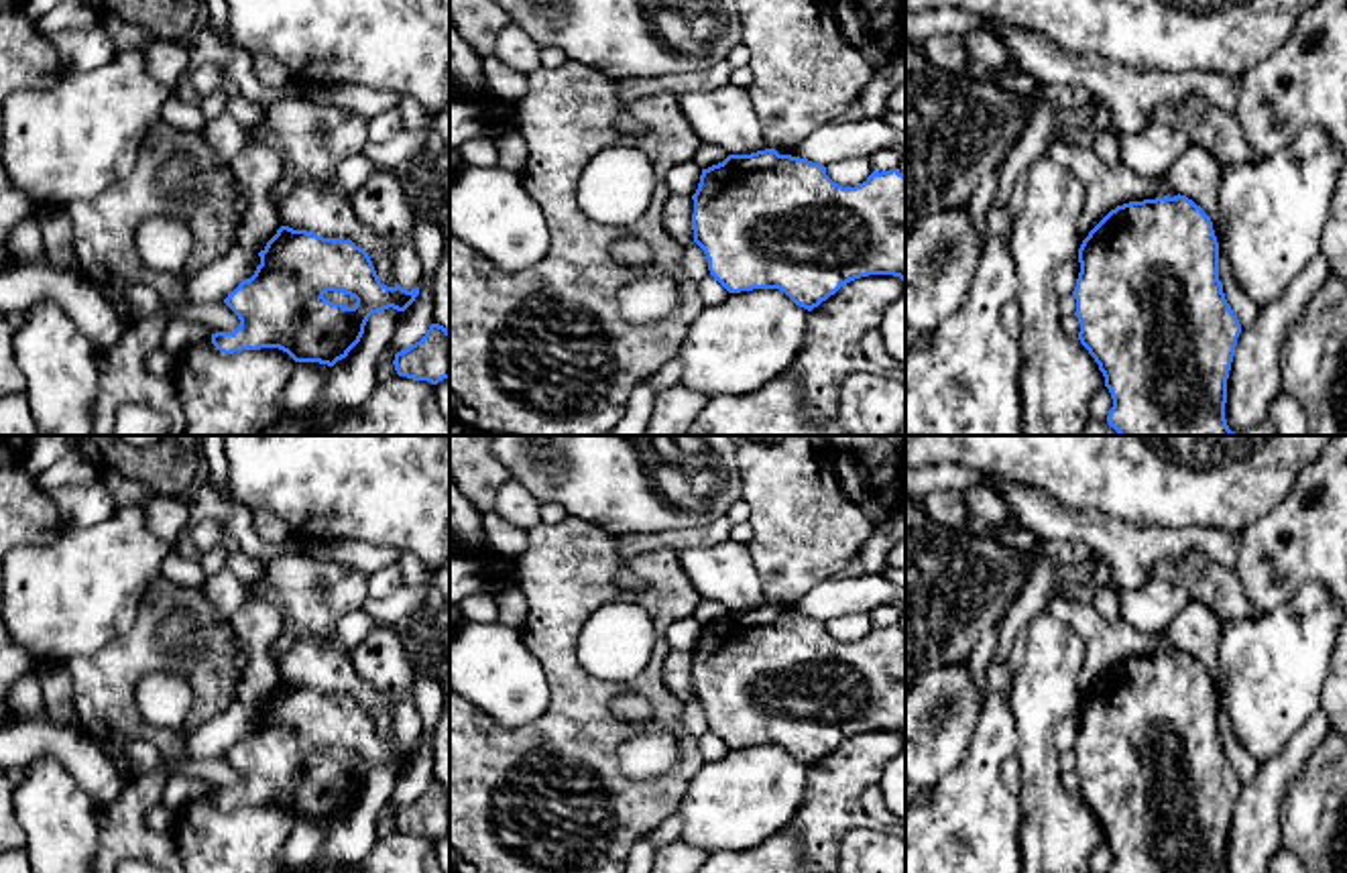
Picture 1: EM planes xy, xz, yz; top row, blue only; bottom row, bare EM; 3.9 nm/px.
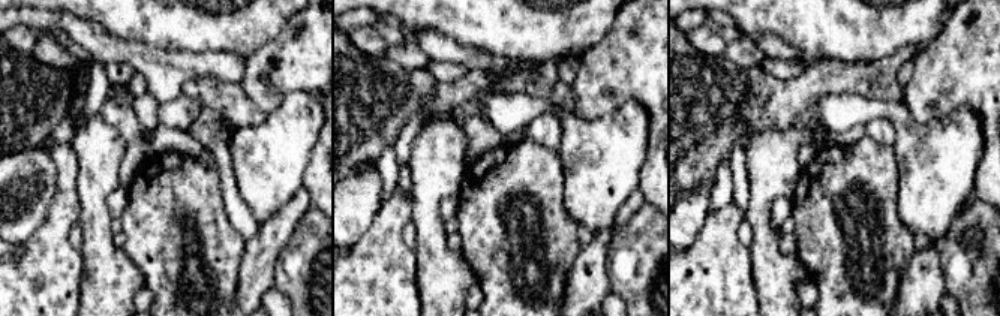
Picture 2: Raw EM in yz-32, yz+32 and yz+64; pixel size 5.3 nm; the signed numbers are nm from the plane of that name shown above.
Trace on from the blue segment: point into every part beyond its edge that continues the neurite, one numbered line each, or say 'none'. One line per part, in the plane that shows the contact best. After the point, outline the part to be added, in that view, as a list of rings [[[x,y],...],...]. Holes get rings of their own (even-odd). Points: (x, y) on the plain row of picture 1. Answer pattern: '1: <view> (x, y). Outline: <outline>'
none

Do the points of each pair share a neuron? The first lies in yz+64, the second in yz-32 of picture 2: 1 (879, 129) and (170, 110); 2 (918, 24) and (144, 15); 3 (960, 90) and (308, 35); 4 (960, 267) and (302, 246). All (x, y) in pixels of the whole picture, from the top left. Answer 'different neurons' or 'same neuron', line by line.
1: different neurons
2: same neuron
3: same neuron
4: same neuron

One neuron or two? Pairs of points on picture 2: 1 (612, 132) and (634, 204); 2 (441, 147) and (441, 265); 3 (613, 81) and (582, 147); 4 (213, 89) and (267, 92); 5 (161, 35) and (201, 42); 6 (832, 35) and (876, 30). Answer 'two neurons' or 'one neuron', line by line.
1: two neurons
2: one neuron
3: two neurons
4: two neurons
5: one neuron
6: one neuron

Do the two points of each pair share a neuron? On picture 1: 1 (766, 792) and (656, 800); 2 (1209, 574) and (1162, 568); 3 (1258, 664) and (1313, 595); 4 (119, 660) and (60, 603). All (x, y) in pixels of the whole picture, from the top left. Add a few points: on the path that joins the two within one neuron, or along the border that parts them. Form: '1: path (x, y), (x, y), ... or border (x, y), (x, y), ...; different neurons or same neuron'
1: border (705, 762), (690, 780), (676, 810); different neurons
2: path (1197, 574), (1175, 570); same neuron
3: path (1276, 654), (1313, 613); same neuron
4: border (139, 613), (127, 633), (68, 664); different neurons

